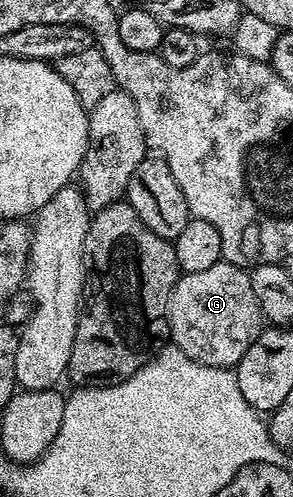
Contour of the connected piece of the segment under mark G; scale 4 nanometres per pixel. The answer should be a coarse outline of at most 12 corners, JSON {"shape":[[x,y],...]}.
{"shape":[[247,269],[181,273],[171,341],[234,368],[261,329]]}

